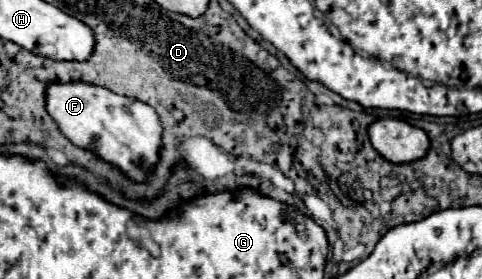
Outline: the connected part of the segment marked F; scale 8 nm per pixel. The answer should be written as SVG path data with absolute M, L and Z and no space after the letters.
M57 80L57 82L49 82L45 88L45 110L57 122L59 130L75 146L91 148L95 154L109 160L111 164L115 164L117 168L121 168L127 176L131 176L135 180L145 180L149 166L153 166L157 162L159 138L161 138L159 116L151 106L147 106L135 98L119 96L103 86L95 86L95 84L87 84L87 82L59 82Z

